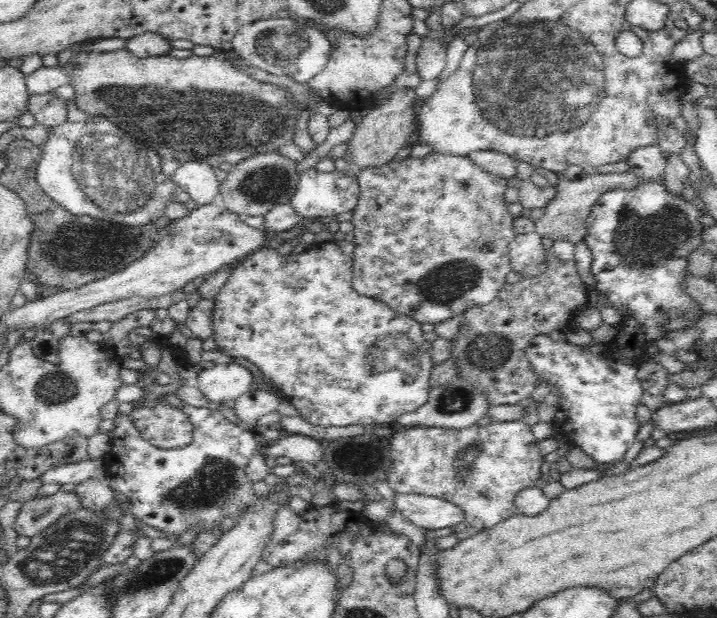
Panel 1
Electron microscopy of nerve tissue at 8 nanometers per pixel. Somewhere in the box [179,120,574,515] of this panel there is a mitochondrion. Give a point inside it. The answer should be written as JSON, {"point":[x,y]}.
{"point":[396,359]}

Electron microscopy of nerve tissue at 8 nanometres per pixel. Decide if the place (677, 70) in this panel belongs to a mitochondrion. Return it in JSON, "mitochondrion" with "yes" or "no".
{"mitochondrion":"no"}

